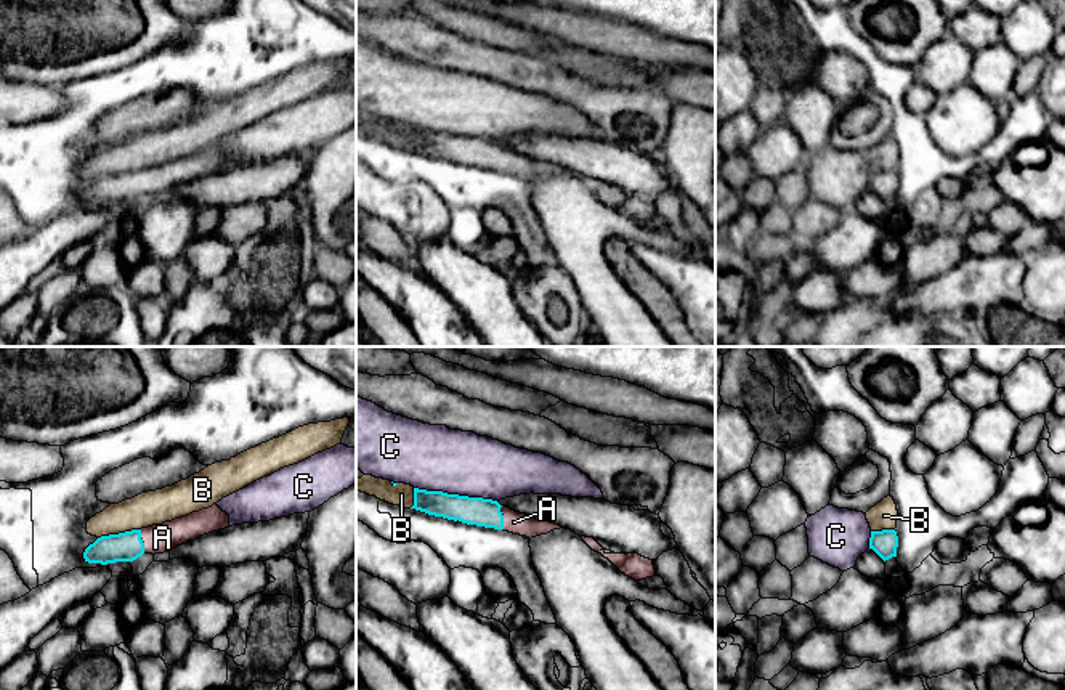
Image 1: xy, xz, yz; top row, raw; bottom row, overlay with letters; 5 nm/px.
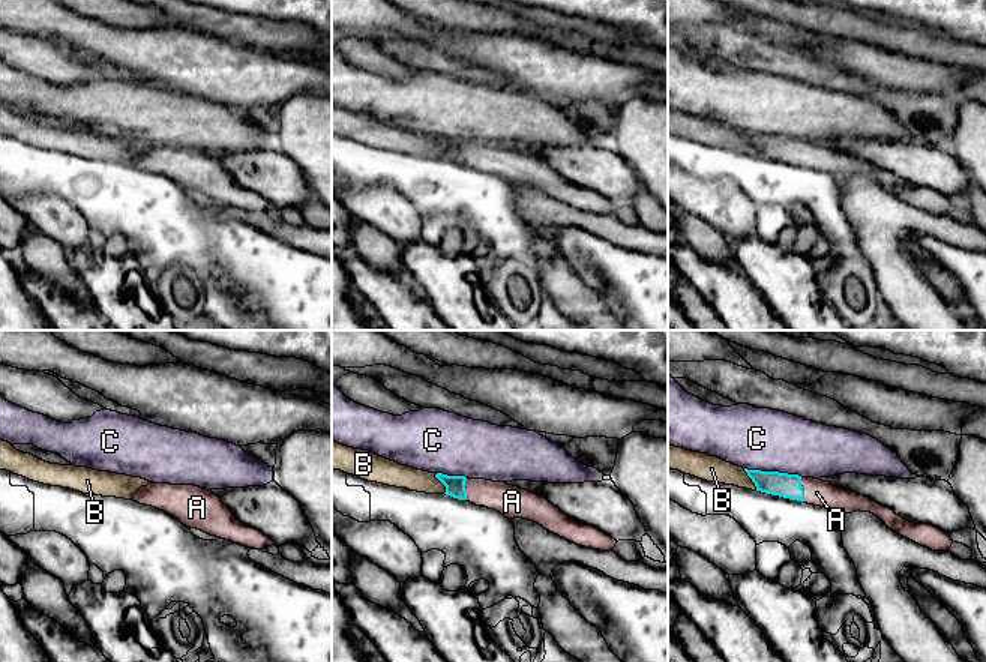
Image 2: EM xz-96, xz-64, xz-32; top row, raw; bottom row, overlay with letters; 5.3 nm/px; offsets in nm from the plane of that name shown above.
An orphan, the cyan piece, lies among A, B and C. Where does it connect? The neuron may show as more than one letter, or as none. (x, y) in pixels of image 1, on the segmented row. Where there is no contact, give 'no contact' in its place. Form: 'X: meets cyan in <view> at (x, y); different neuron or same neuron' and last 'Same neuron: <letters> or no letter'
A: meets cyan in xy at (141, 541); same neuron
B: meets cyan in xy at (119, 533); different neuron
C: meets cyan in xz at (456, 495); different neuron
Same neuron: A

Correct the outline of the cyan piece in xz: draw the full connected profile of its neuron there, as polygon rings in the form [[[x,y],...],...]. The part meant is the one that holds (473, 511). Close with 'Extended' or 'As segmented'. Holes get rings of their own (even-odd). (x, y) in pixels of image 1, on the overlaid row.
[[[414,488],[414,505],[411,509],[467,525],[504,530],[529,539],[561,528],[560,525],[515,512],[492,499],[419,488]]]. Extended

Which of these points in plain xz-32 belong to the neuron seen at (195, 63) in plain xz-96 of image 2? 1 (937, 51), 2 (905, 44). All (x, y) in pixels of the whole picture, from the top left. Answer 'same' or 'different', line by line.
1: different
2: different

